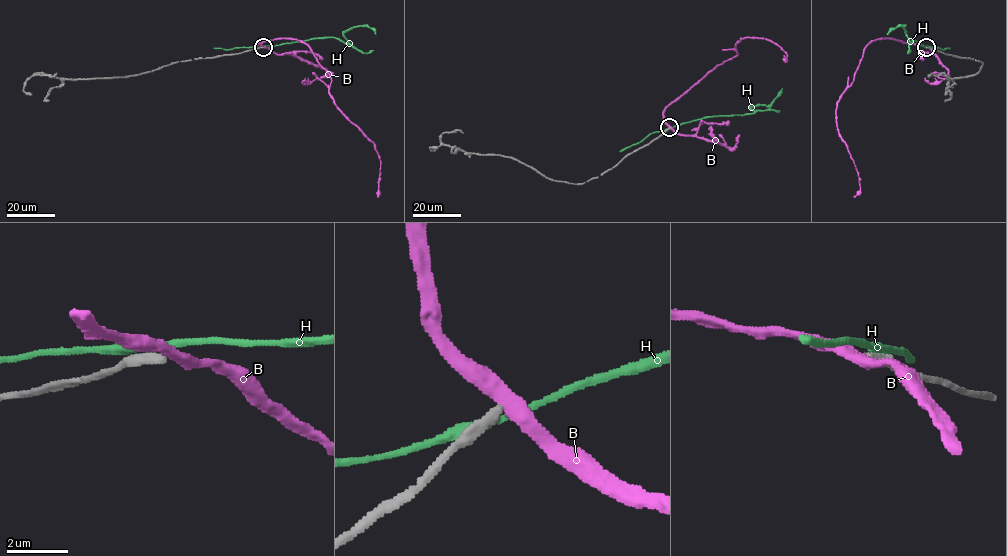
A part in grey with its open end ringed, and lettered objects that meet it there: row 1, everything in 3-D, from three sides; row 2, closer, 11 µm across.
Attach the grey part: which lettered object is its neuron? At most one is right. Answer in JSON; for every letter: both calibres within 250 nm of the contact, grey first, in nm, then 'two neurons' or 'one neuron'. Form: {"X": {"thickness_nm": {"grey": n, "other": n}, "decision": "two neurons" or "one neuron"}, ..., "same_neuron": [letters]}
{"B": {"thickness_nm": {"grey": 360, "other": 440}, "decision": "two neurons"}, "H": {"thickness_nm": {"grey": 500, "other": 320}, "decision": "two neurons"}, "same_neuron": []}

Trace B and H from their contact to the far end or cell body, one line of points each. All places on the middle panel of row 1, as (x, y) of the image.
B: (669, 128), (663, 110), (737, 55), (735, 45), (741, 39), (766, 38), (785, 52), (785, 62), (784, 55)
H: (668, 129), (708, 117), (753, 113), (750, 107), (769, 105), (782, 88)

